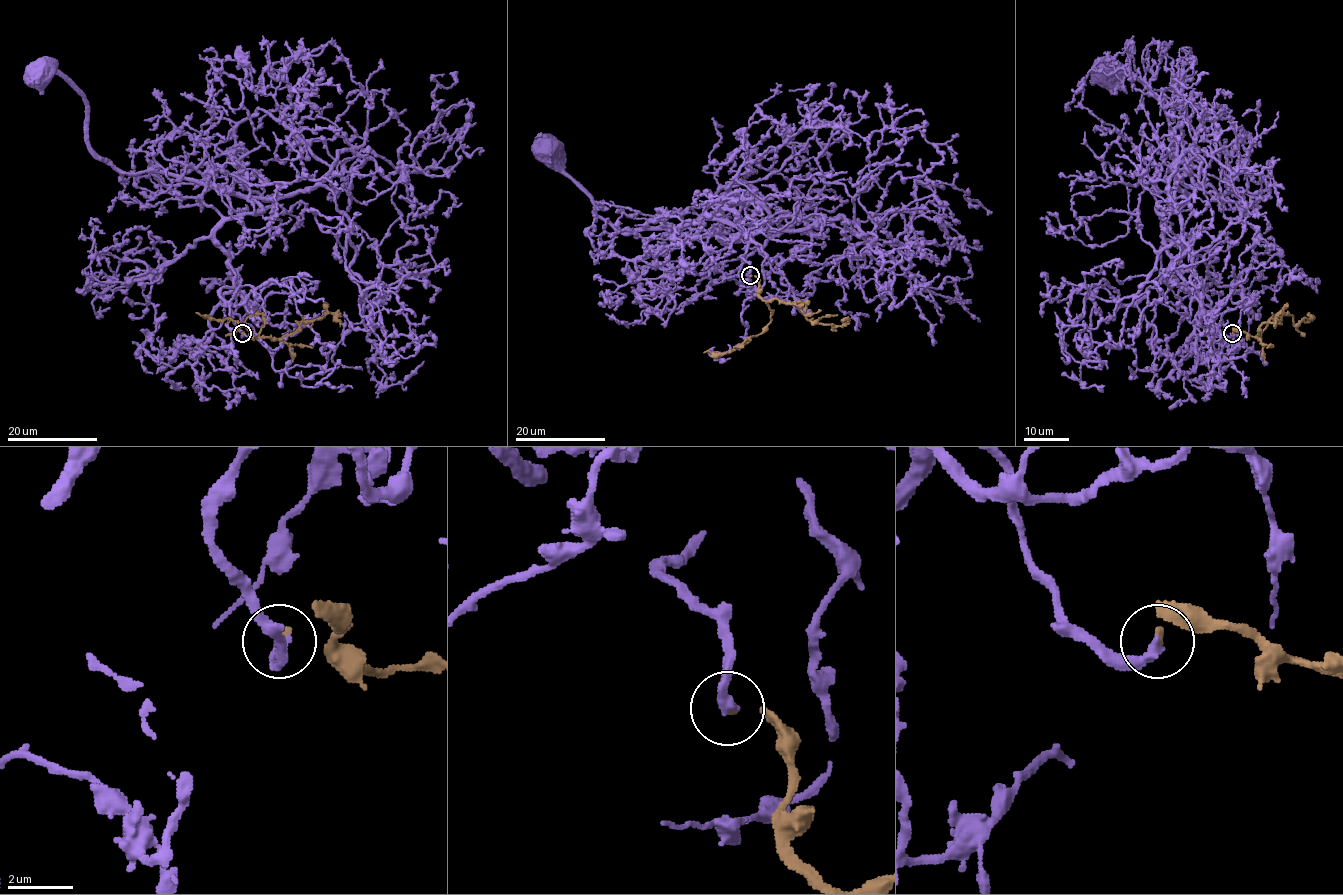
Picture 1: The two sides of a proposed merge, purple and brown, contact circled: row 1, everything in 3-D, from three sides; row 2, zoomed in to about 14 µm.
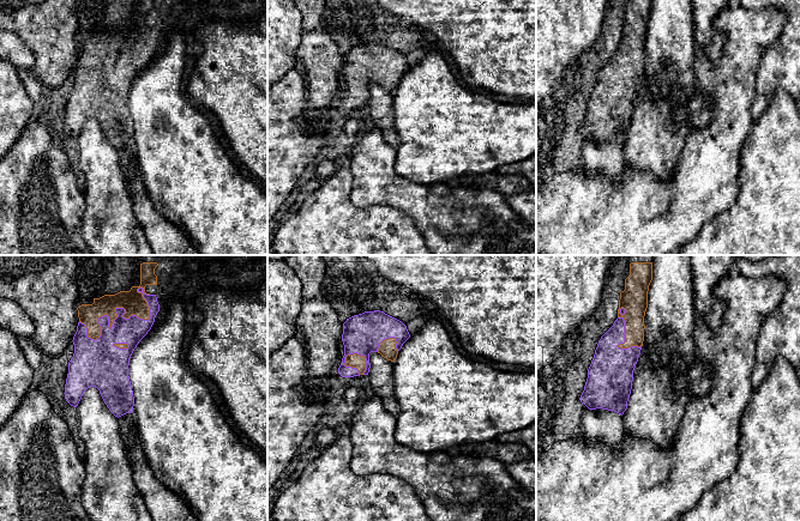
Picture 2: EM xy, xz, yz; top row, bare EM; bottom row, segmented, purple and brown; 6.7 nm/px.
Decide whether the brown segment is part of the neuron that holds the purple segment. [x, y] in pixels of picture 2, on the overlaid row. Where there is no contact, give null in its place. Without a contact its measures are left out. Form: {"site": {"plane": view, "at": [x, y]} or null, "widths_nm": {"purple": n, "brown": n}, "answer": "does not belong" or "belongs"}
{"site": {"plane": "xy", "at": [116, 313]}, "widths_nm": {"purple": 180, "brown": 150}, "answer": "belongs"}

